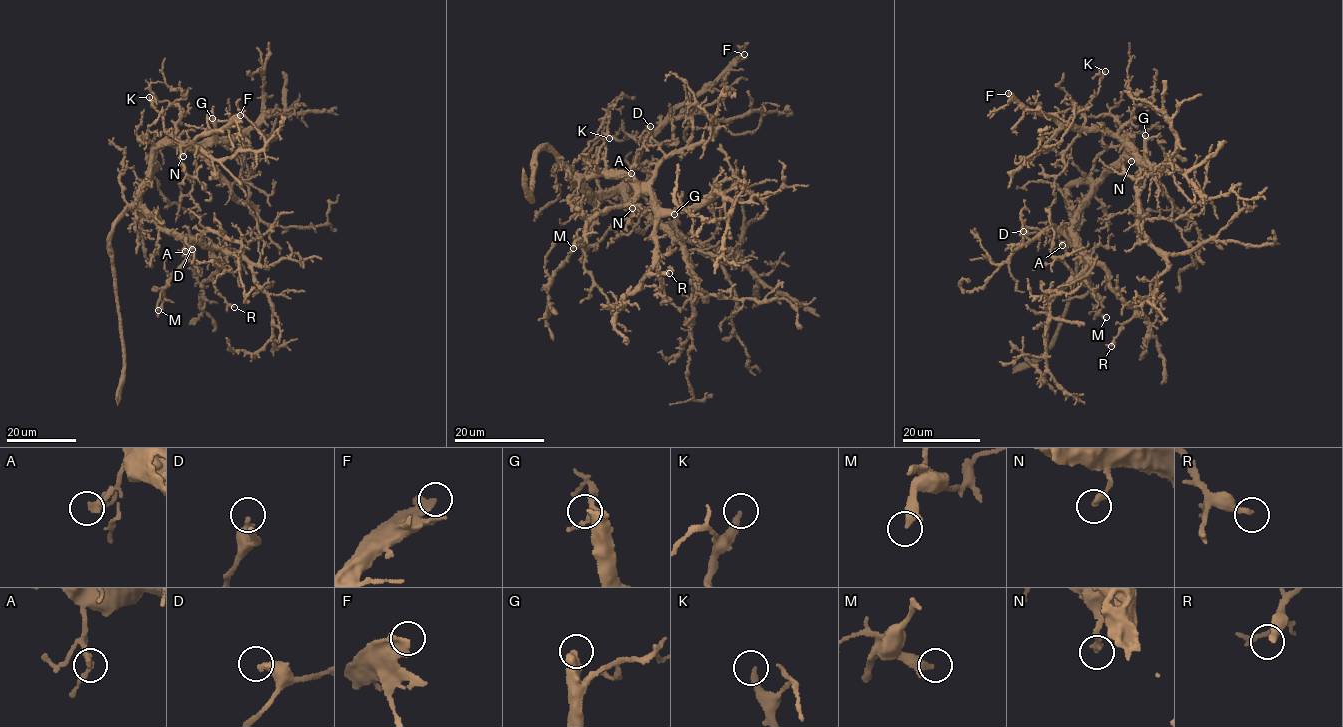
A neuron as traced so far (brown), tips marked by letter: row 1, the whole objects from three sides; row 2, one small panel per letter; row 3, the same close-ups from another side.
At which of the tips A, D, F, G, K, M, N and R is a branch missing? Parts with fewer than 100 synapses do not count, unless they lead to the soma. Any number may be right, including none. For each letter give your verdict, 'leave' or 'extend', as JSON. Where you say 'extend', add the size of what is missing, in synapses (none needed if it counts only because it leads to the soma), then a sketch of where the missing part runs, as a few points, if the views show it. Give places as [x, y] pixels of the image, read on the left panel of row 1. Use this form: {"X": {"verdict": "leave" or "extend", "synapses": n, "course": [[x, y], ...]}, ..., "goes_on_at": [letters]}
{"A": {"verdict": "leave"}, "D": {"verdict": "leave"}, "F": {"verdict": "extend", "synapses": 160}, "G": {"verdict": "extend", "synapses": 190}, "K": {"verdict": "leave"}, "M": {"verdict": "leave"}, "N": {"verdict": "leave"}, "R": {"verdict": "leave"}, "goes_on_at": ["F", "G"]}

